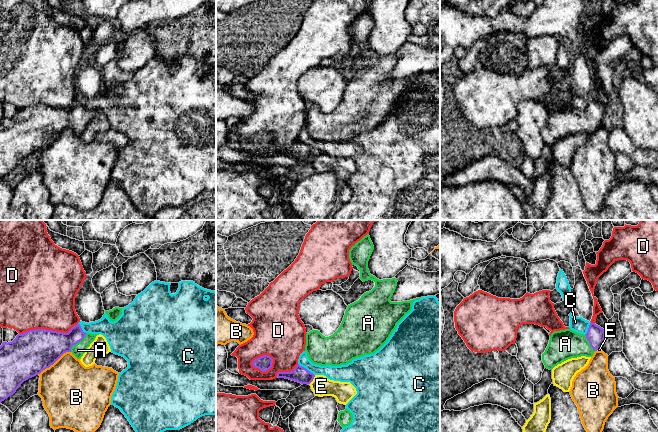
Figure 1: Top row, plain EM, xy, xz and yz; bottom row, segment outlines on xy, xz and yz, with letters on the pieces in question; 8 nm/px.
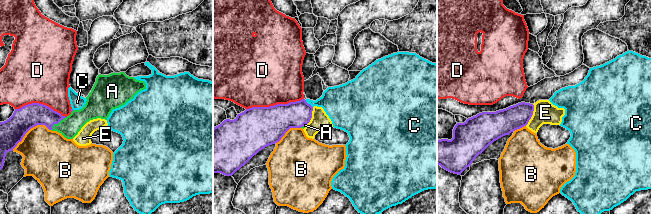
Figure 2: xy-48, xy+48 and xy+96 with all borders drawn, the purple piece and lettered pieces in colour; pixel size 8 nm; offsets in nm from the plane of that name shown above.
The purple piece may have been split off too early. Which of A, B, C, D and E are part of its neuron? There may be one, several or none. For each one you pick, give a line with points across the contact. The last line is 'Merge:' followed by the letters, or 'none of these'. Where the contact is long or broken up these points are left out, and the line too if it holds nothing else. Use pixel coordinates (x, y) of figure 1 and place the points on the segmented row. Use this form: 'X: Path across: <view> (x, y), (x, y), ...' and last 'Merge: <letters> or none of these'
A: Path across: xy (47, 346), (62, 342), (77, 342), (78, 350)
Merge: A

